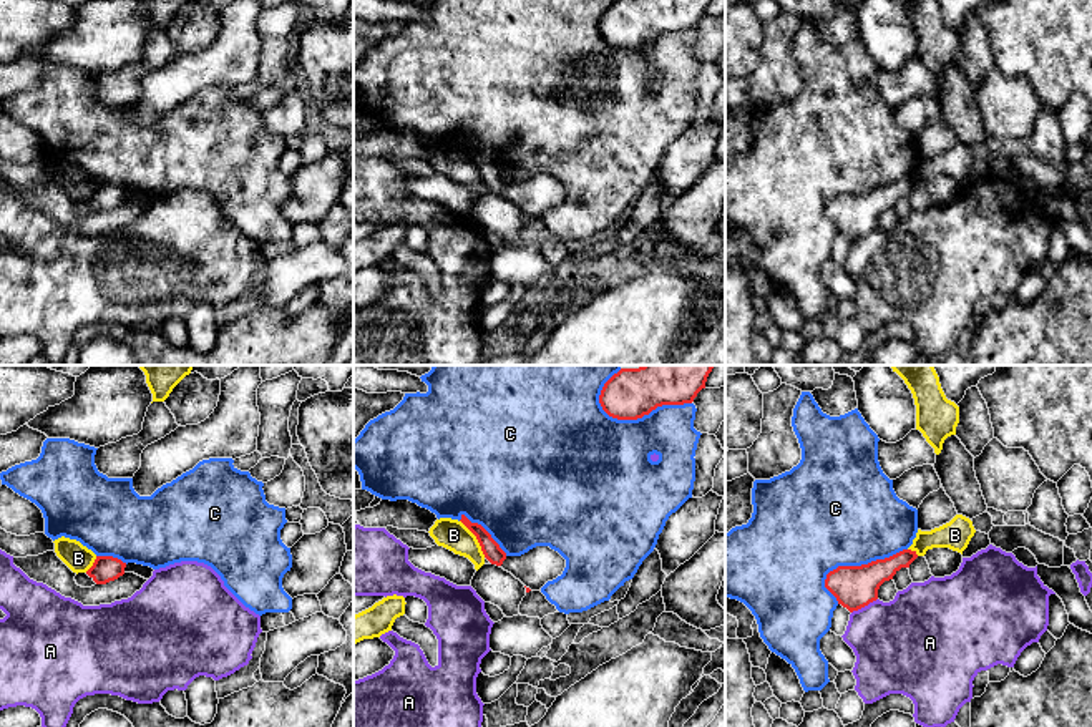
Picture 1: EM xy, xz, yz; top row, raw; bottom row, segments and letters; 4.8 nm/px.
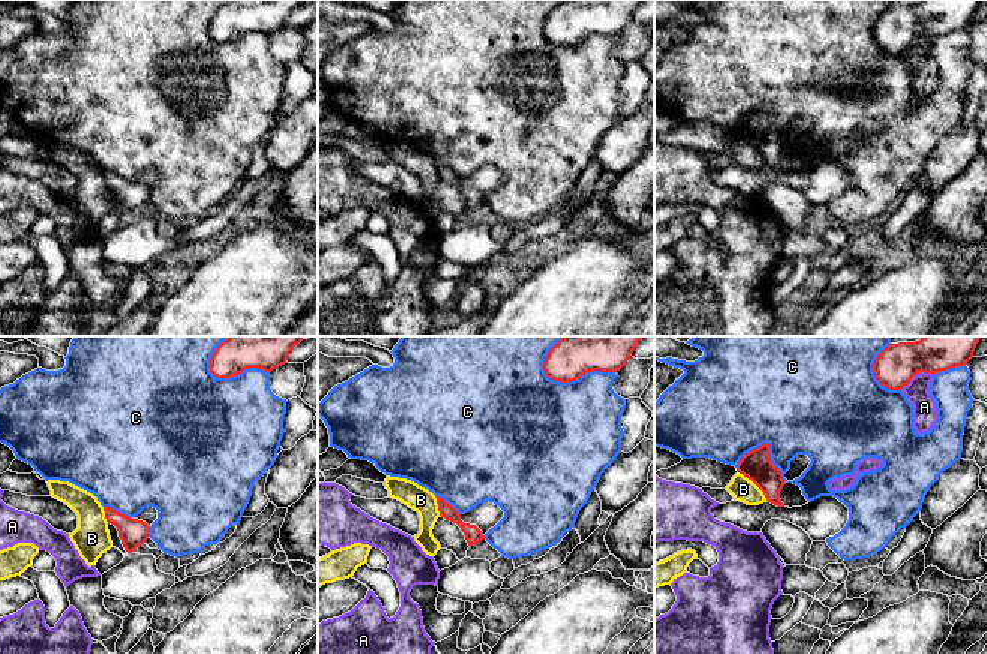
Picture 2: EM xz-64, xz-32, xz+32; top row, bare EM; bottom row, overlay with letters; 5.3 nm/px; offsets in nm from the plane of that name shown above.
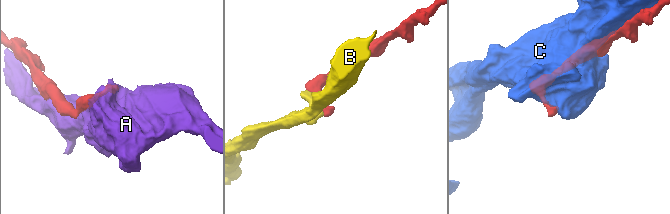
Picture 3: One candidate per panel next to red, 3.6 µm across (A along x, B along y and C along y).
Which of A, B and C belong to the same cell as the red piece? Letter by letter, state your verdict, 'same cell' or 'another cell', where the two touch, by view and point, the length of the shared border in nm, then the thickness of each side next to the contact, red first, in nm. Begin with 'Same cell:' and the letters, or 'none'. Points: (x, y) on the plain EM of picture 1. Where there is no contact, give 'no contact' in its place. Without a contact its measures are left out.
Same cell: none
A: another cell | yz (863, 234) | 150 nm | 200/420 nm
B: another cell | xz (477, 166) | 220 nm | 90/150 nm
C: another cell | xz (641, 45) | 460 nm | 240/380 nm

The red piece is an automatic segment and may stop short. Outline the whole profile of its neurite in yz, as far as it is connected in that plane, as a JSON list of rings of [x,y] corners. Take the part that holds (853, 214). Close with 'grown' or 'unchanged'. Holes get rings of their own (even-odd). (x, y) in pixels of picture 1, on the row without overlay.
[[[903,178],[868,193],[838,194],[826,202],[825,216],[836,226],[838,232],[853,241],[876,229],[880,214],[893,207],[901,196],[909,196],[916,186],[916,179]]]; unchanged

